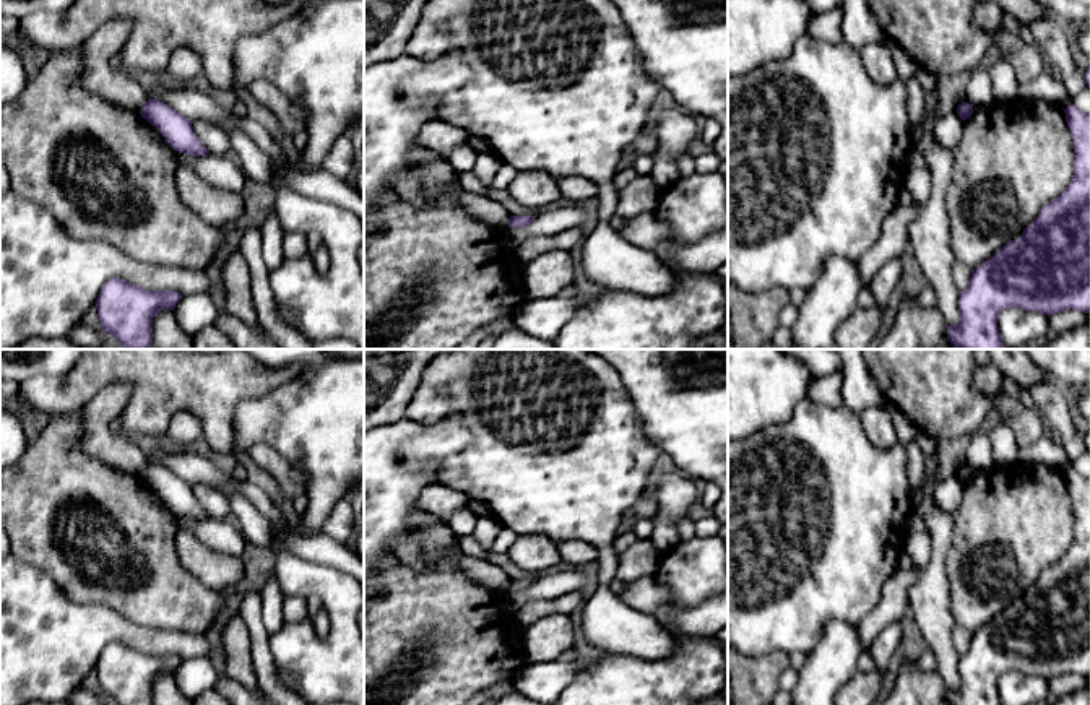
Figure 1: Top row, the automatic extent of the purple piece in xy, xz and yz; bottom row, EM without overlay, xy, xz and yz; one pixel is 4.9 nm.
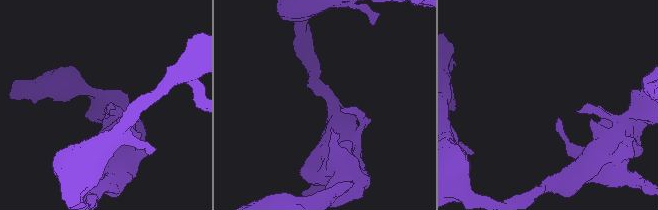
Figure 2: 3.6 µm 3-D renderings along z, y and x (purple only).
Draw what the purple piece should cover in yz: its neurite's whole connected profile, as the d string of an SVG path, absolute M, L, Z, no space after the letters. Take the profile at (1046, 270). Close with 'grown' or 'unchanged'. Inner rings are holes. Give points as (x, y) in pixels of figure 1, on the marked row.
M1074 104L1066 112L1066 122L1074 140L1074 174L1066 190L1046 203L1038 218L1028 224L1022 236L1009 240L991 258L971 270L968 286L958 292L958 323L947 325L947 338L958 349L1006 349L997 317L1006 309L1020 309L1053 315L1062 310L1090 314L1090 114Z; unchanged

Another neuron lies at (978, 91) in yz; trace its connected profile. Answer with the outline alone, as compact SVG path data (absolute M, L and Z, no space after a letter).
M976 67L971 70L971 76L965 86L965 99L973 109L986 107L993 104L994 89L993 89L993 76L989 70Z

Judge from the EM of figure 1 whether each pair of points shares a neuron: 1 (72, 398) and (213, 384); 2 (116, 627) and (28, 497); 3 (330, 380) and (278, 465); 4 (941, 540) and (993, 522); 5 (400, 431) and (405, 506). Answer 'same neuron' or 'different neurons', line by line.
1: same neuron
2: different neurons
3: different neurons
4: different neurons
5: same neuron

